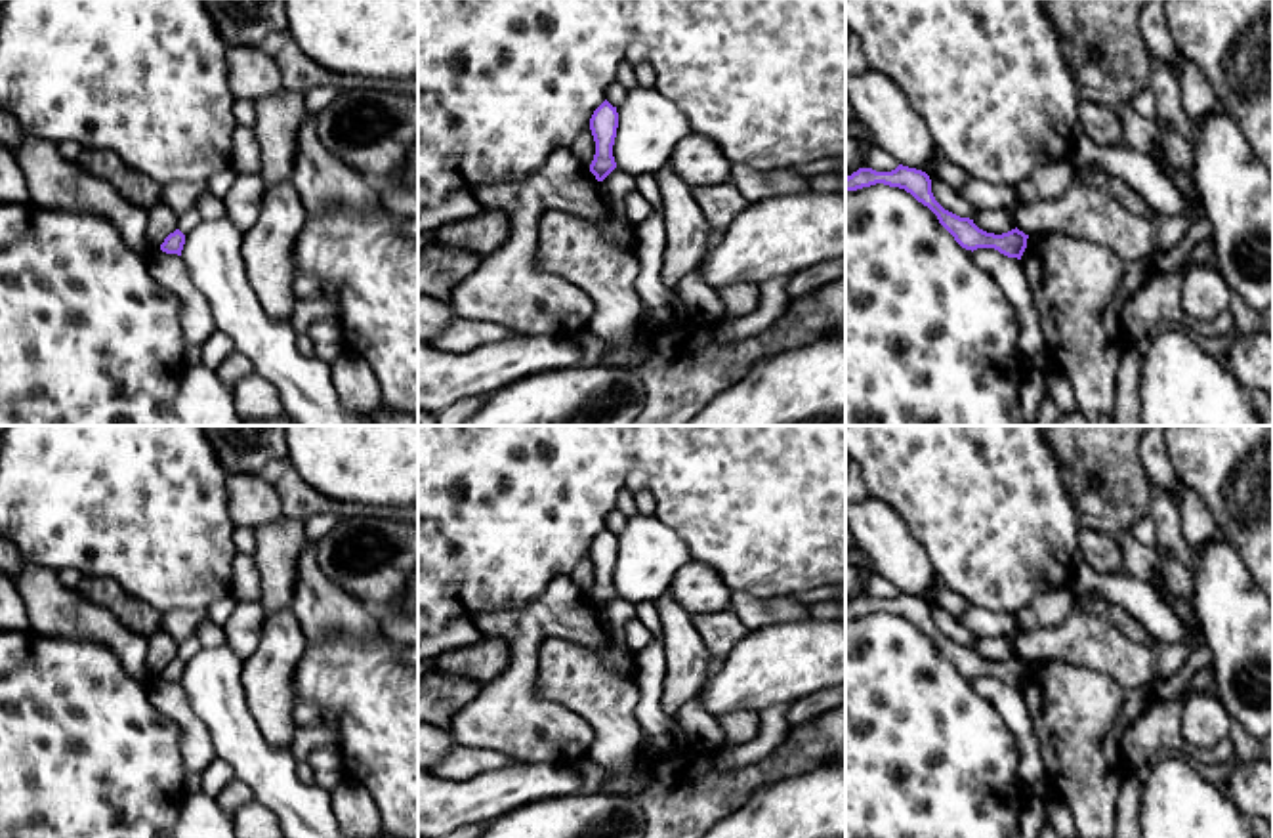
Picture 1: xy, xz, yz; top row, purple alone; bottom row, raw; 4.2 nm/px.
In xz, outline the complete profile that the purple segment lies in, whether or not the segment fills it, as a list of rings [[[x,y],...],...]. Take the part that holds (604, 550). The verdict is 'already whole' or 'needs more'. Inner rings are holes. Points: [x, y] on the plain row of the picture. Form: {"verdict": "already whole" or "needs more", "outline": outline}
{"verdict": "already whole", "outline": [[[607,527],[594,538],[590,557],[595,569],[595,582],[590,599],[603,609],[615,596],[613,573],[618,555],[618,540]]]}

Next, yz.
{"verdict": "already whole", "outline": [[[899,592],[891,599],[876,599],[872,596],[859,596],[851,603],[845,605],[845,620],[847,618],[857,618],[863,615],[870,615],[876,611],[884,611],[889,615],[899,615],[910,620],[918,630],[928,634],[939,647],[939,651],[954,664],[954,668],[966,676],[966,678],[977,678],[977,676],[994,676],[1000,681],[1008,685],[1017,685],[1021,687],[1025,676],[1027,676],[1027,666],[1023,659],[1017,655],[994,662],[979,657],[973,647],[970,645],[960,645],[949,638],[945,638],[933,624],[931,620],[931,607],[926,599],[908,596]]]}

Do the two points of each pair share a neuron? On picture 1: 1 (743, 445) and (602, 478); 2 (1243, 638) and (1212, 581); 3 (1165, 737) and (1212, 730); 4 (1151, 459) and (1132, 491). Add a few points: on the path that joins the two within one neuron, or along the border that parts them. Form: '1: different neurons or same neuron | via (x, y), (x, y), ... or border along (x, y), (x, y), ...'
1: different neurons | border along (630, 445), (636, 460)
2: same neuron | via (1239, 625), (1224, 594)
3: different neurons | border along (1188, 691), (1182, 735), (1199, 747), (1228, 739)
4: different neurons | border along (1136, 445), (1151, 487)

